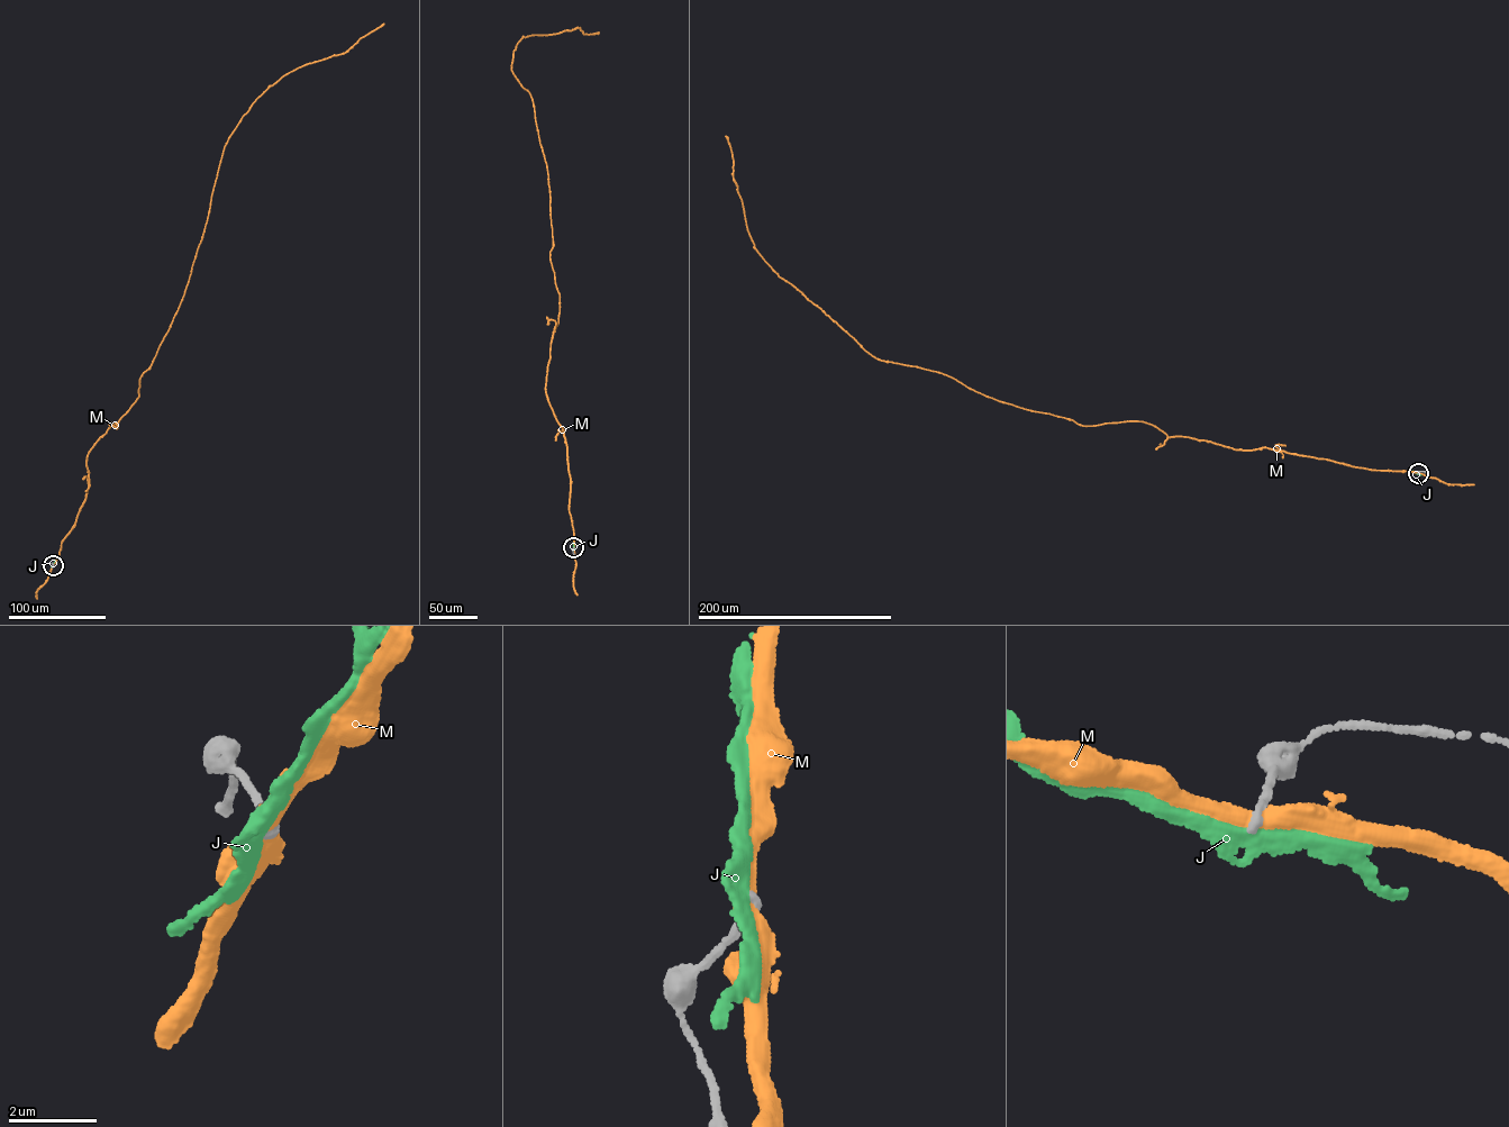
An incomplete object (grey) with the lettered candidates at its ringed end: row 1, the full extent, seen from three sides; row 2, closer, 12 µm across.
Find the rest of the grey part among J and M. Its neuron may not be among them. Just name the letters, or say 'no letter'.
no letter

